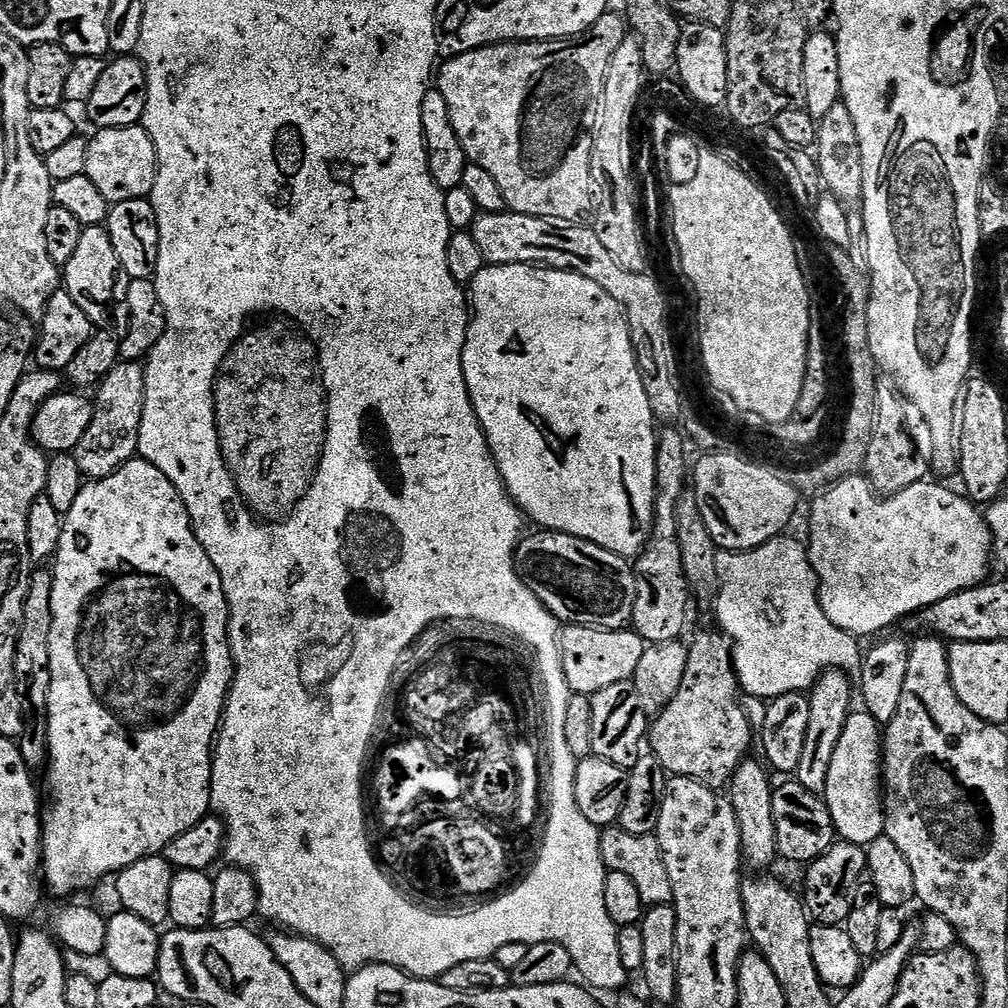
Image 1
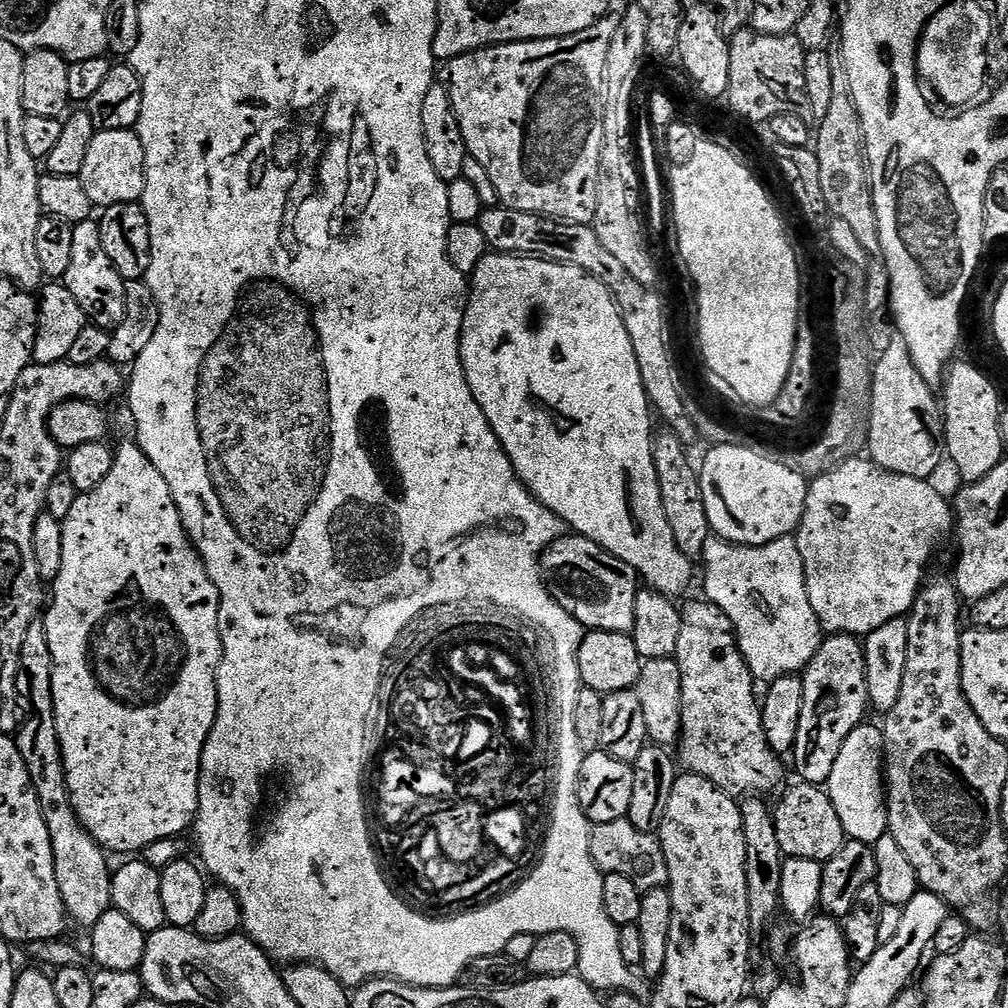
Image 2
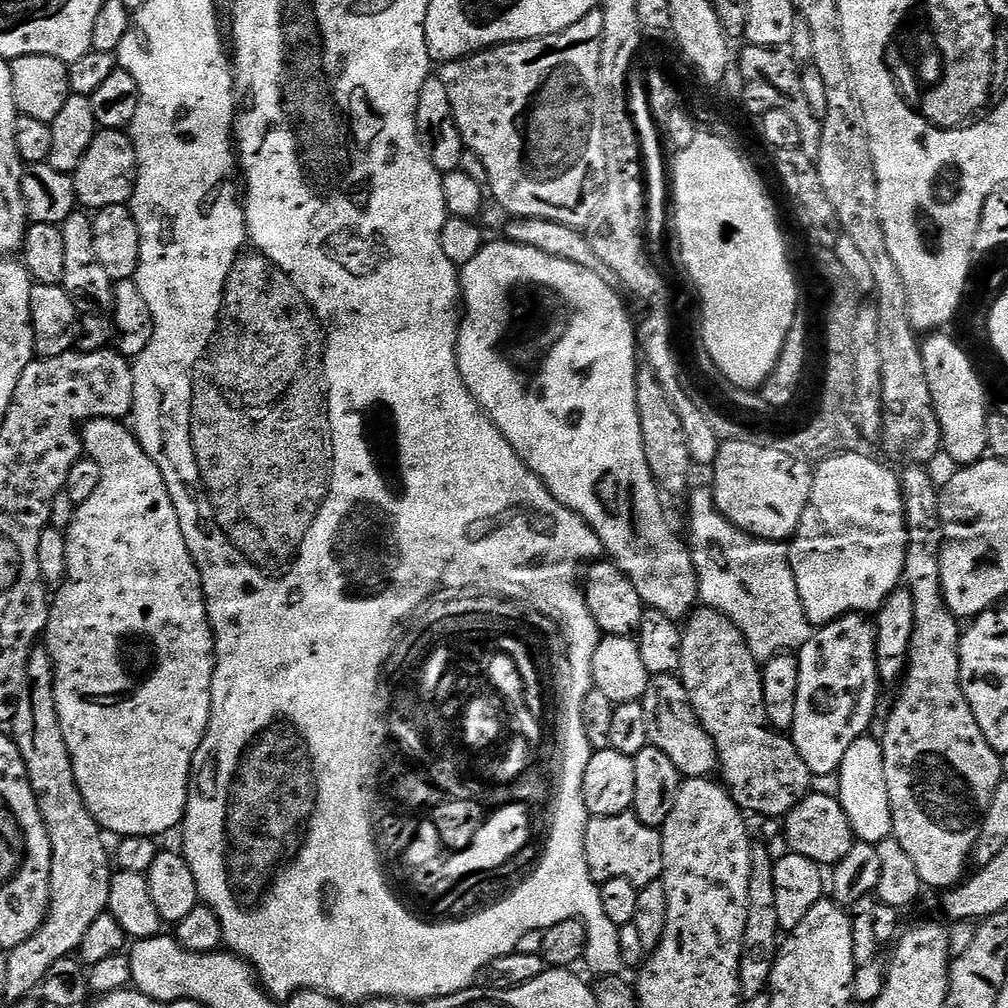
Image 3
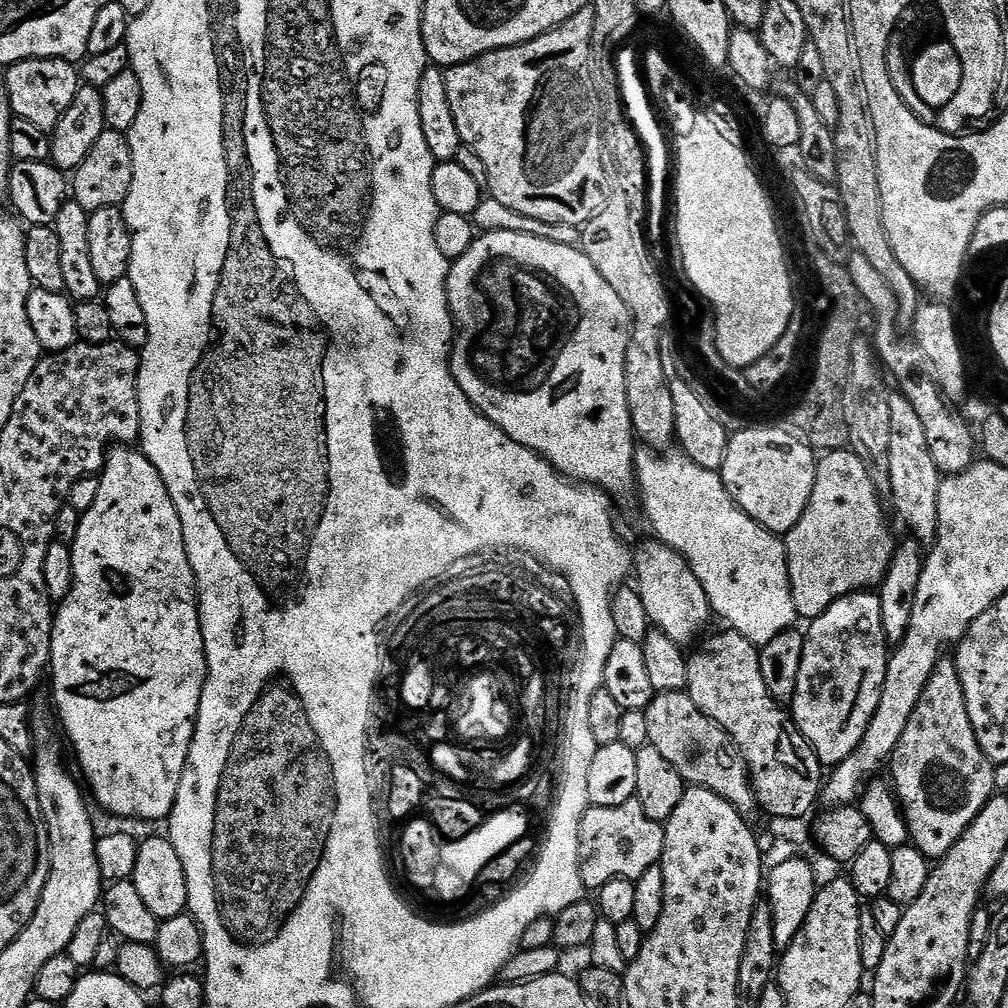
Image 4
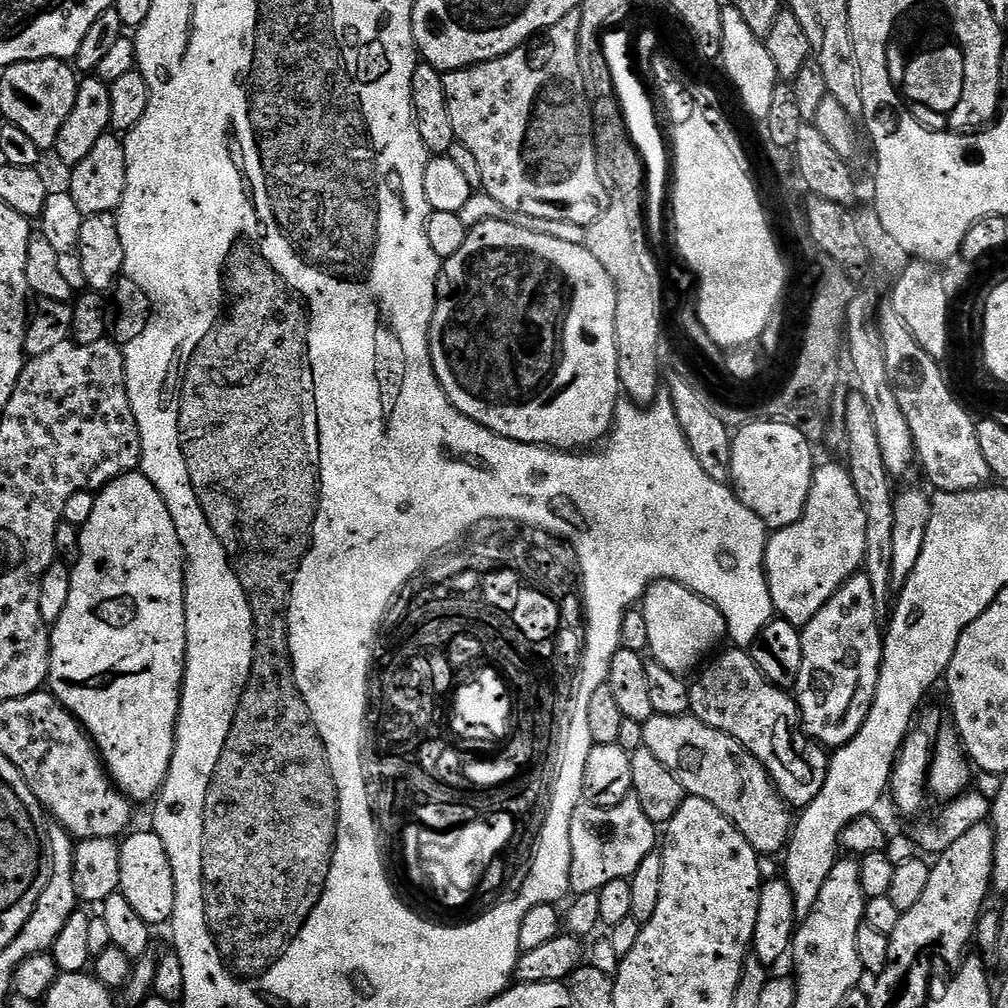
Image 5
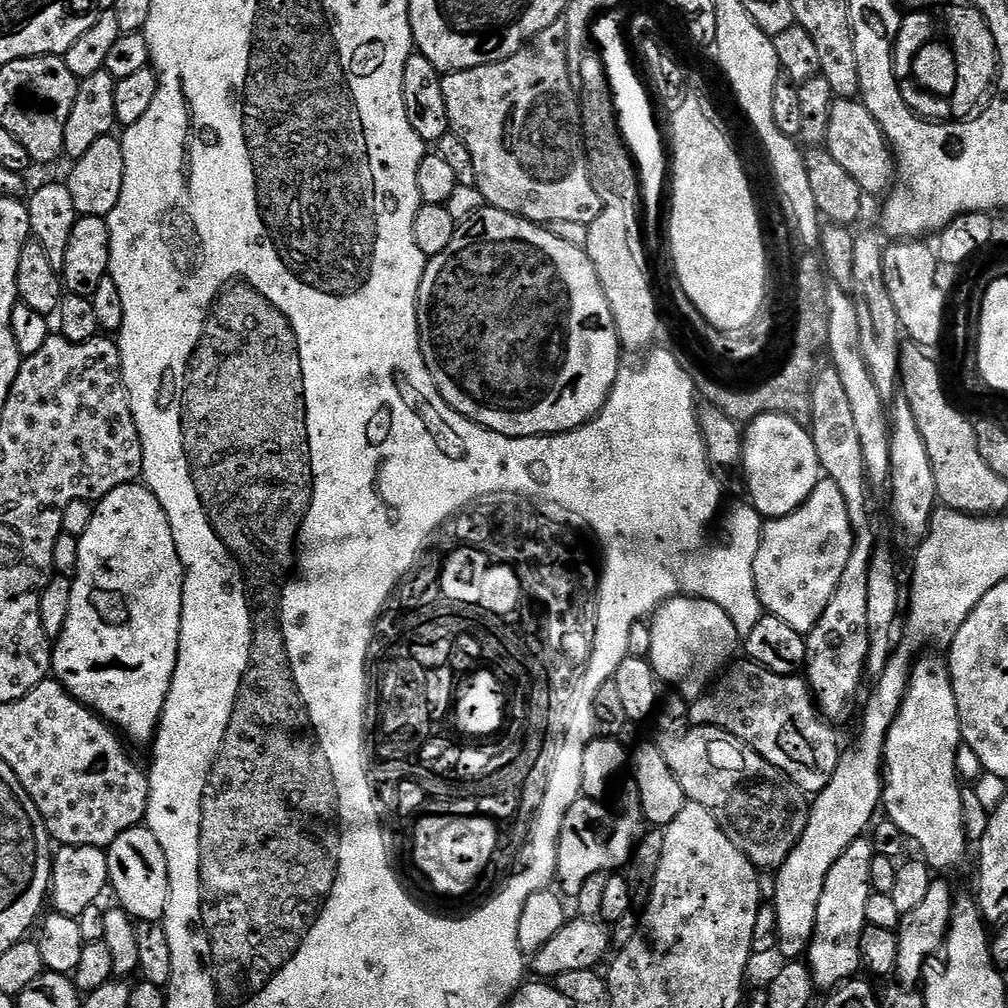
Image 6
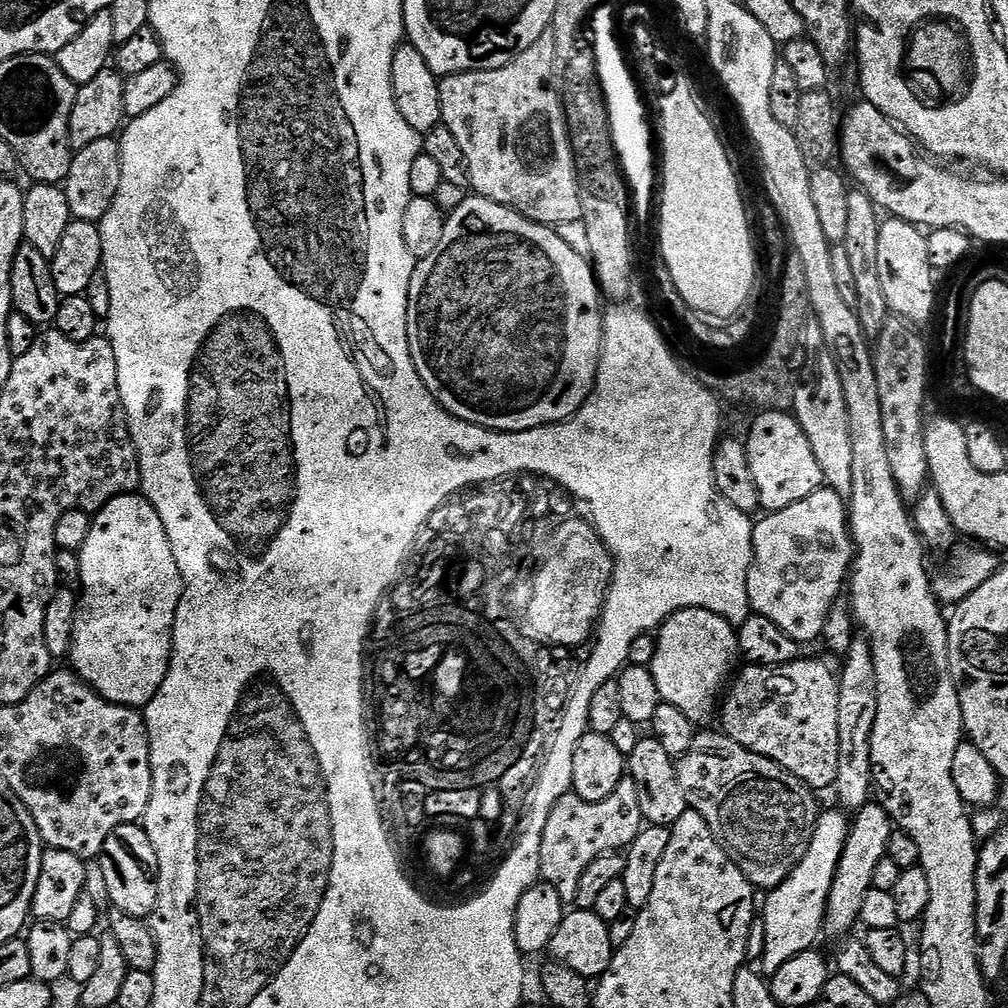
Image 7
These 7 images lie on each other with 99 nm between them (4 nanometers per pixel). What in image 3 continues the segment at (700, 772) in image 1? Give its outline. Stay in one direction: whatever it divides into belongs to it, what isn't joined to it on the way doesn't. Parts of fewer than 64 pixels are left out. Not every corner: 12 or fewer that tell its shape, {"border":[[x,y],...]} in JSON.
{"border":[[726,614],[683,621],[678,675],[741,812],[813,787]]}

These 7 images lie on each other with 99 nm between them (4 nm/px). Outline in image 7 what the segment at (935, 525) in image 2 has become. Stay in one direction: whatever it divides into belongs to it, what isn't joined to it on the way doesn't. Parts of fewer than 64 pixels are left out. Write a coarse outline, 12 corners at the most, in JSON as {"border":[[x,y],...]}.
{"border":[[821,486],[757,519],[748,597],[802,646],[823,637],[854,545]]}

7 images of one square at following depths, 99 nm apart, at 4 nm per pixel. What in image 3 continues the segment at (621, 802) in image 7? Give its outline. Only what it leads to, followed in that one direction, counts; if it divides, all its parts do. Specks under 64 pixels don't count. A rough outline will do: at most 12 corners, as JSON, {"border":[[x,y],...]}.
{"border":[[629,810],[593,816],[593,880],[638,889],[664,875],[662,838]]}

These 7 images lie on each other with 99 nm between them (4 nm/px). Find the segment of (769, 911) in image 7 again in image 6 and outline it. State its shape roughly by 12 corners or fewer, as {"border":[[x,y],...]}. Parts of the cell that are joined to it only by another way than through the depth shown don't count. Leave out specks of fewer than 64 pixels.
{"border":[[899,645],[856,745],[815,793],[775,873],[778,952],[807,953],[830,866],[881,807],[884,747],[908,689]]}

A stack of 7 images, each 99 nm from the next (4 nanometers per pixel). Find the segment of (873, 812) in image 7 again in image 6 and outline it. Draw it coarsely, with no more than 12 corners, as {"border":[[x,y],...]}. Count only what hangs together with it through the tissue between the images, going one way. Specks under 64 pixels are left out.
{"border":[[871,839],[830,866],[806,963],[817,989],[861,971]]}

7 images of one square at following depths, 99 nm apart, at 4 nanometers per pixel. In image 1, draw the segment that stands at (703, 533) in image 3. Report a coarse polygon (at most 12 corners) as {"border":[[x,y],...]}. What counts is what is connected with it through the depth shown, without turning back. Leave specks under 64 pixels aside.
{"border":[[789,534],[718,554],[743,695],[807,693],[861,663]]}

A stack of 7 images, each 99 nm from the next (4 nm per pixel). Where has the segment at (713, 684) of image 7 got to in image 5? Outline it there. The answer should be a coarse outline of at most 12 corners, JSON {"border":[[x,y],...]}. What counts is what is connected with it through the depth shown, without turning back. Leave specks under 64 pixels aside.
{"border":[[673,580],[642,611],[651,659],[681,678],[725,643],[724,616]]}

